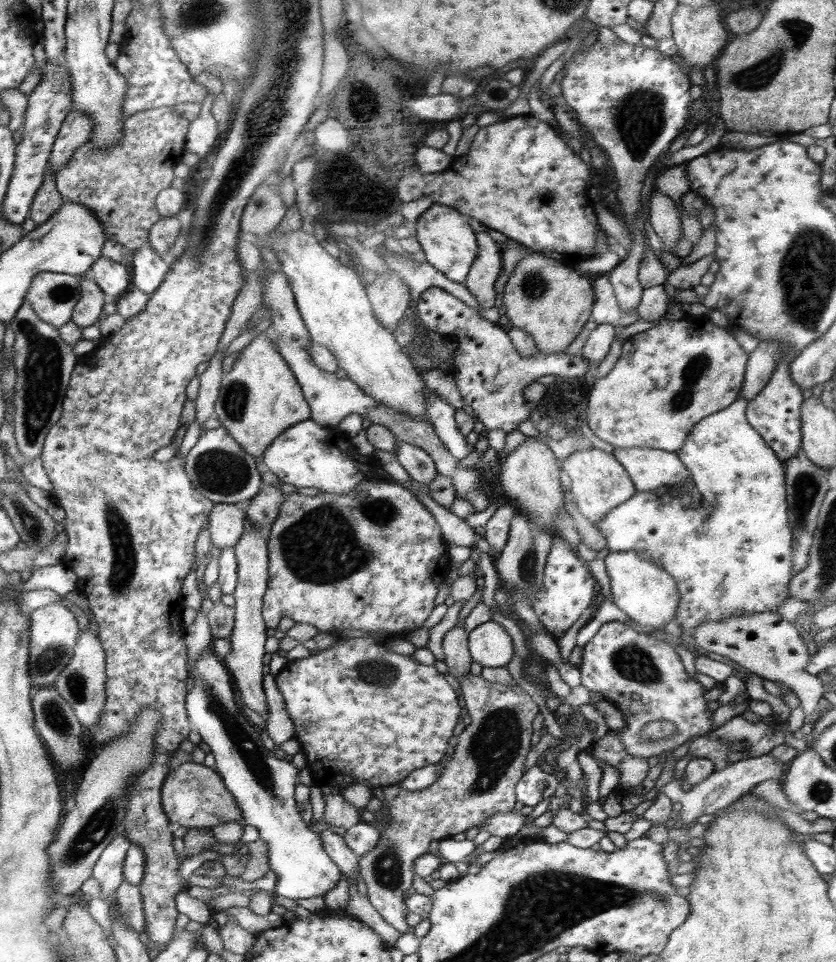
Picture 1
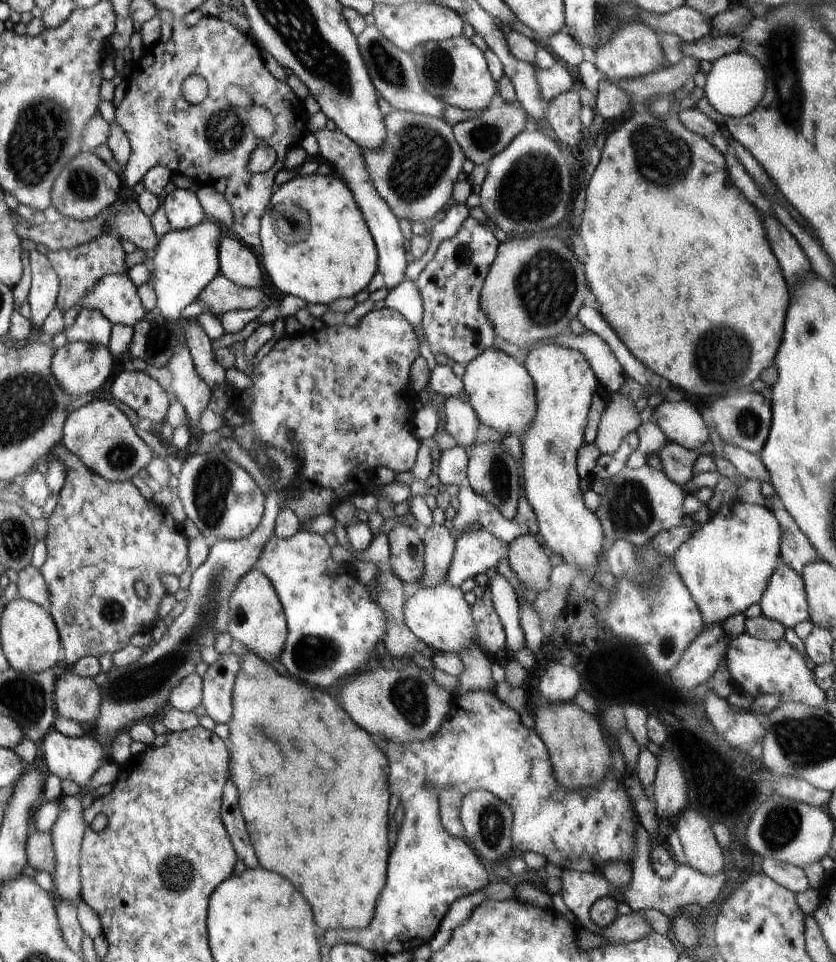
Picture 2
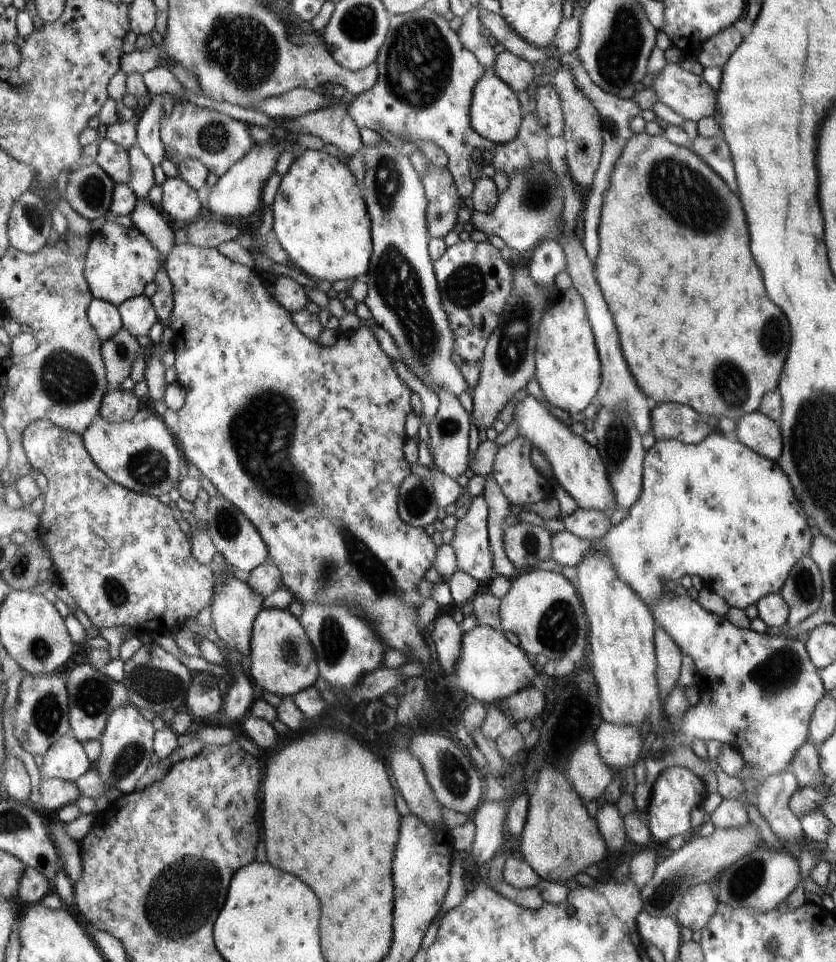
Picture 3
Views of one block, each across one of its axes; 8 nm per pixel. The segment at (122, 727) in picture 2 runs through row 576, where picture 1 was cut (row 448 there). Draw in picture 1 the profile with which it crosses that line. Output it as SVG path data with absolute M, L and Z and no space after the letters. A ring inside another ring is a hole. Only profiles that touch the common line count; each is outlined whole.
M223 426L202 432L185 460L184 471L188 472L193 485L213 503L245 505L258 494L260 484L264 484L254 457Z

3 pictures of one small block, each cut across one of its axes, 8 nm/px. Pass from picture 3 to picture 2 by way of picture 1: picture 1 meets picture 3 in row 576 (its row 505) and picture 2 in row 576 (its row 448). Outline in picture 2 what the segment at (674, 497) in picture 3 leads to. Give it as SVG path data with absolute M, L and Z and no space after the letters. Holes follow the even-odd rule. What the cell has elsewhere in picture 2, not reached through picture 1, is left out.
M732 498L724 510L718 510L704 525L692 530L691 535L676 549L673 563L684 586L687 586L704 623L703 630L722 623L729 616L743 613L752 604L758 604L780 557L781 528L778 519L768 507L742 503Z

